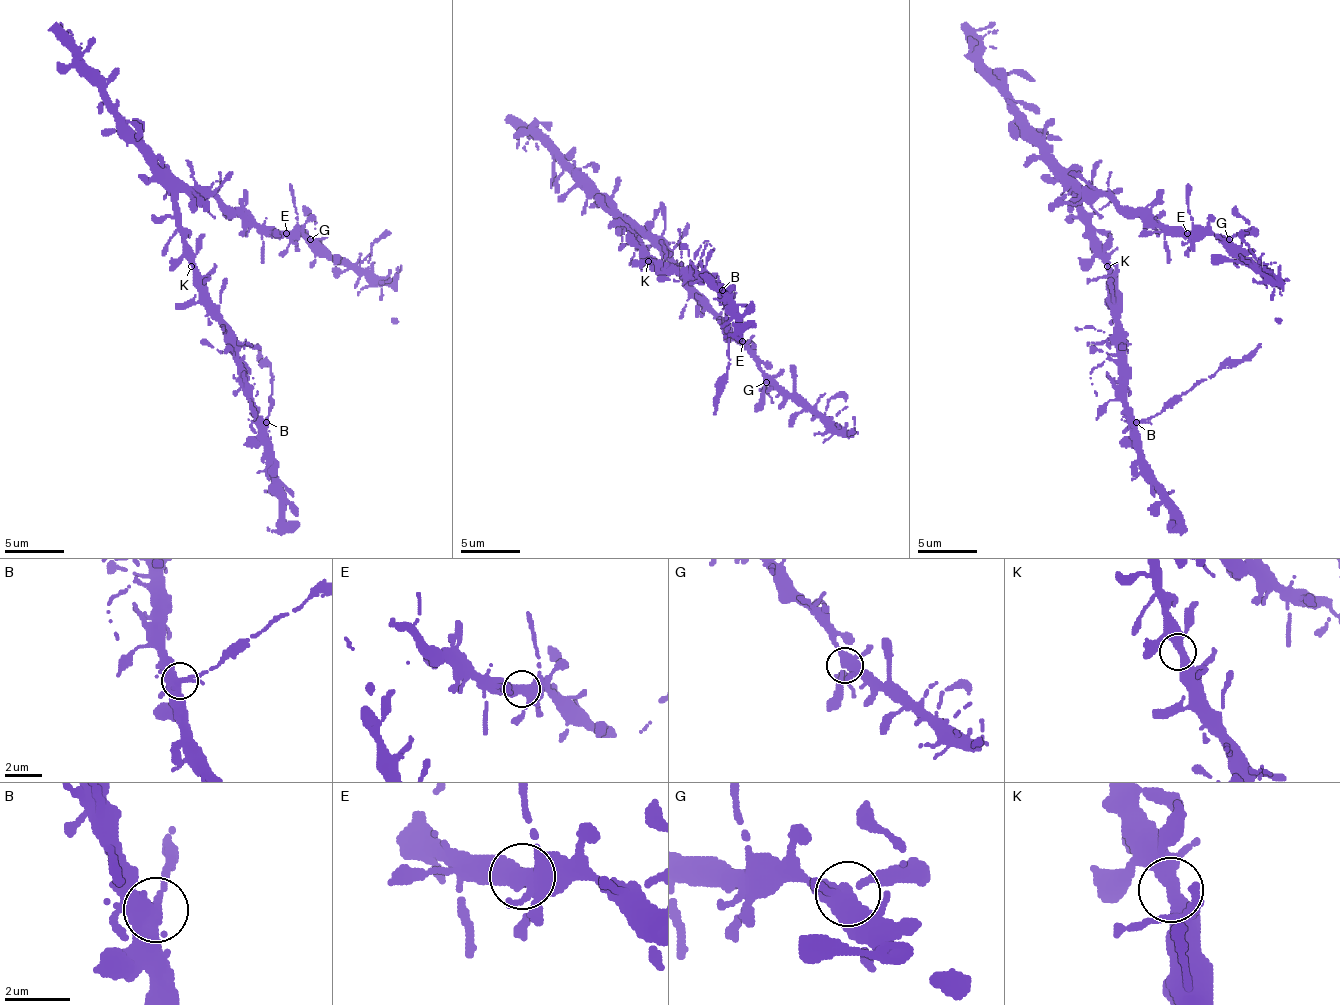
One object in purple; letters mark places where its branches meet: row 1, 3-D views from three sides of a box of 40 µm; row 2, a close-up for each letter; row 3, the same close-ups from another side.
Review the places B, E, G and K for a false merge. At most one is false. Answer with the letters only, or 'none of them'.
none of them

